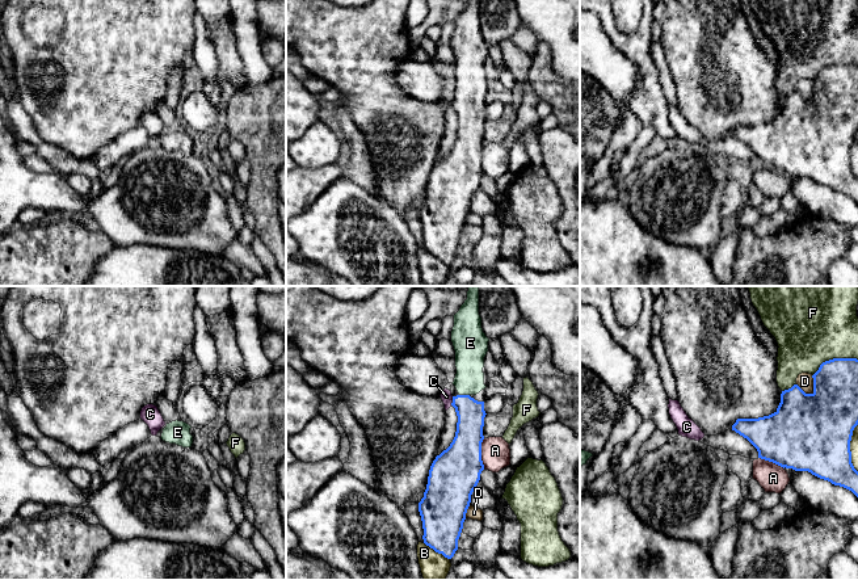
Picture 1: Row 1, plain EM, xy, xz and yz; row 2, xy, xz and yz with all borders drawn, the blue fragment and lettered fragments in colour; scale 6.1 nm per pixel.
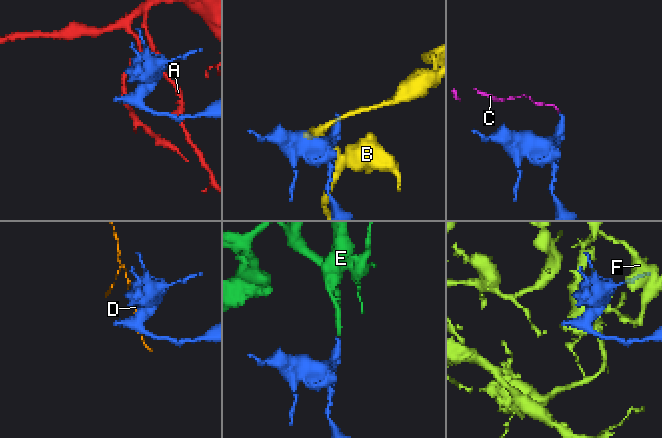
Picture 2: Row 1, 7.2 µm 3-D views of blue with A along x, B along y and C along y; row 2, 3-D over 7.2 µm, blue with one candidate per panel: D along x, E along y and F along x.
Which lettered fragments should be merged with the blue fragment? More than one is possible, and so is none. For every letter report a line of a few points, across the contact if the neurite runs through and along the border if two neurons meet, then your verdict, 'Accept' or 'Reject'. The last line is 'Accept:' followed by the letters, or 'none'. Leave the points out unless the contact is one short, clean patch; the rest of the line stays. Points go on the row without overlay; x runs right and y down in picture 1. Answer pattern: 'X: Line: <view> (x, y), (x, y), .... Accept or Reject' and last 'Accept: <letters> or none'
A: Reject
B: Reject
C: Line: xz (453, 103), (450, 110). Reject
D: Reject
E: Accept
F: Reject
Accept: E

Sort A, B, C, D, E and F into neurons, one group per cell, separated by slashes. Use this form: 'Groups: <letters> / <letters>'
Groups: A / B / C / D / E / F

